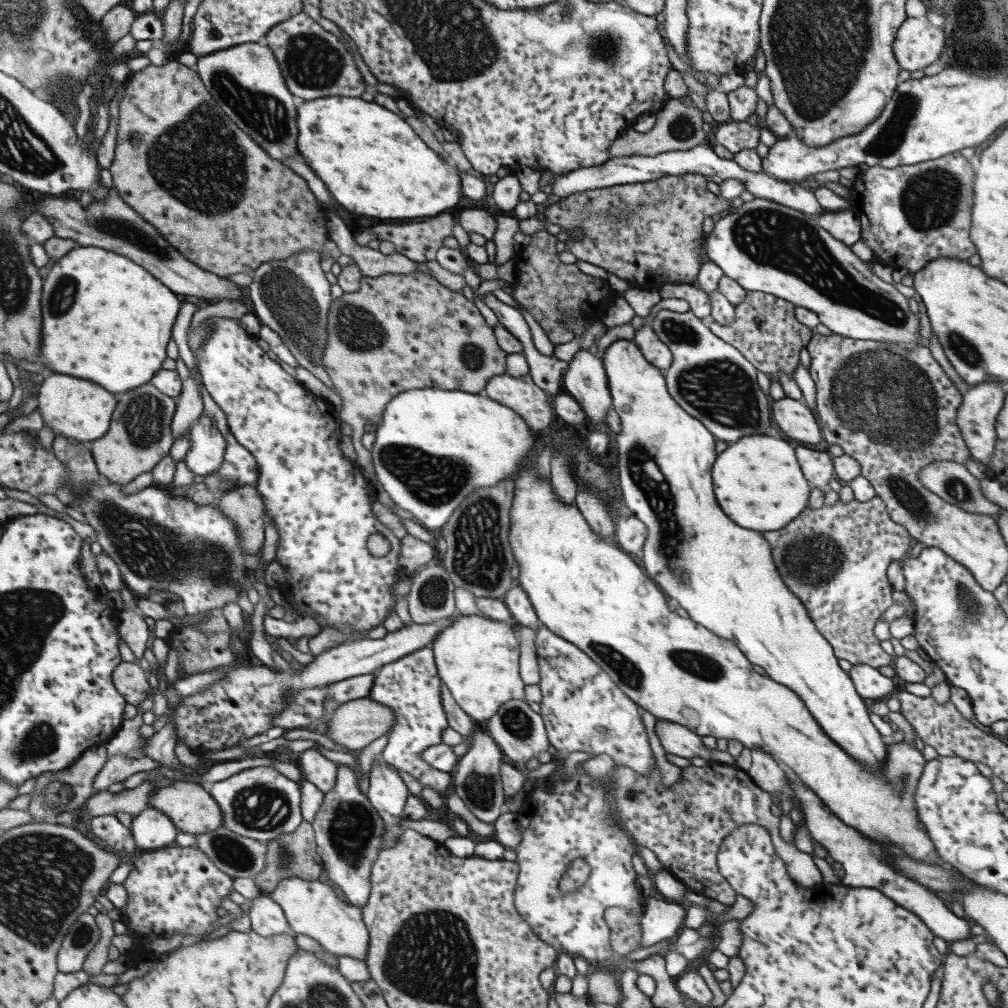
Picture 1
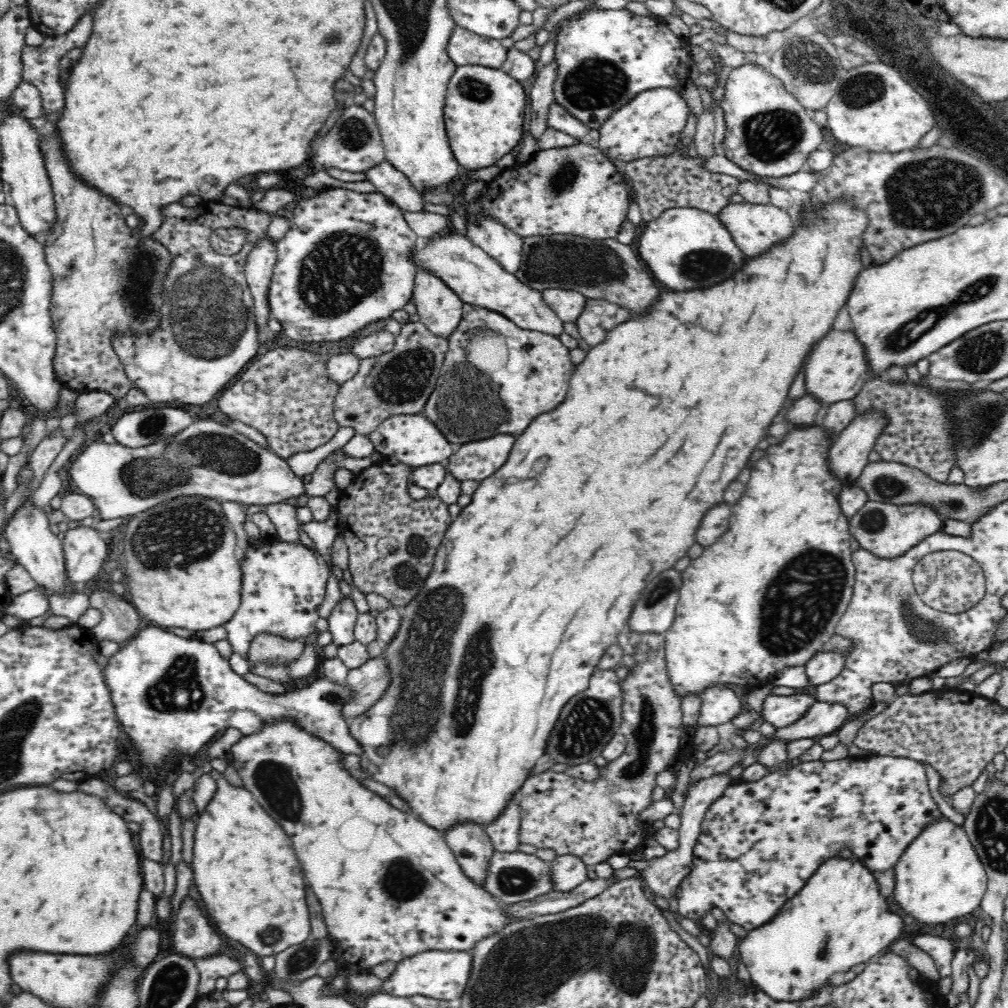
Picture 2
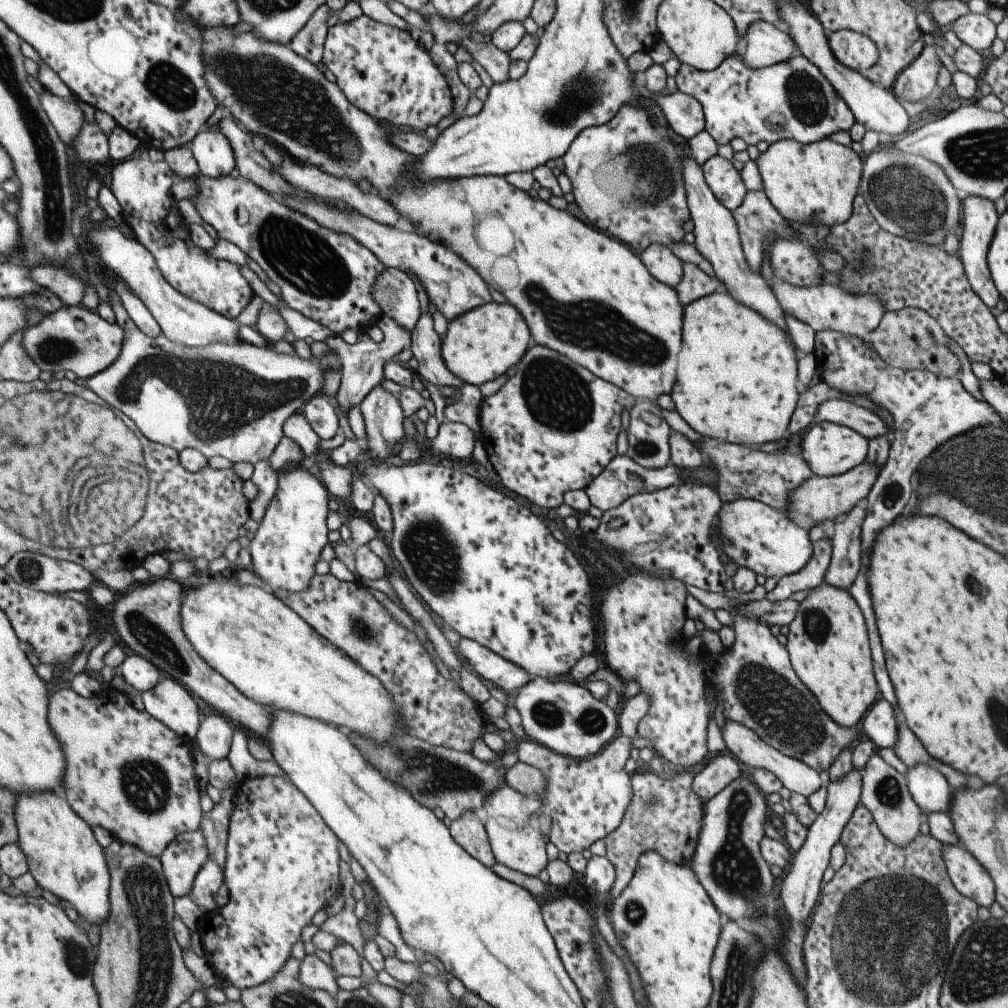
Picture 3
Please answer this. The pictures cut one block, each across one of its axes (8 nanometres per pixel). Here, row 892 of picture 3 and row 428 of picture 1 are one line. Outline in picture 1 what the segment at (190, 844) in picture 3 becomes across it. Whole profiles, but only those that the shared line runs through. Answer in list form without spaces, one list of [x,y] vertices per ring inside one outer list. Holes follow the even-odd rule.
[[[193,375],[182,380],[182,387],[176,396],[176,407],[170,422],[173,439],[187,435],[191,424],[201,415],[202,404],[198,386],[199,383],[195,382]]]

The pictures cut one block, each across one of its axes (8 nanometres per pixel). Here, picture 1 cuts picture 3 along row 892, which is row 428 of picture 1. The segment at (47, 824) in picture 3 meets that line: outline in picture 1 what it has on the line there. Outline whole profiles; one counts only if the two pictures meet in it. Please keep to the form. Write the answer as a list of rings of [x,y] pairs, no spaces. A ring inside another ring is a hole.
[[[53,373],[40,382],[36,399],[43,426],[49,426],[55,437],[59,435],[79,442],[101,438],[109,430],[111,415],[116,405],[113,394],[105,388],[99,388],[99,384]]]

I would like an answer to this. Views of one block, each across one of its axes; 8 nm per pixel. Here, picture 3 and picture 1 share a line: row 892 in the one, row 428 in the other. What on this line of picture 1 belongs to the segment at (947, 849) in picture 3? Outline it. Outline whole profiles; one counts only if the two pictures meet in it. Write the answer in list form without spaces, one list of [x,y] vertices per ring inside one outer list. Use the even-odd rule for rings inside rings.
[[[991,380],[989,382],[967,386],[961,393],[961,397],[962,401],[955,415],[956,425],[962,434],[973,460],[979,461],[983,465],[988,464],[996,441],[995,419],[999,409],[1002,407],[1005,392],[1001,389],[1001,383]]]

